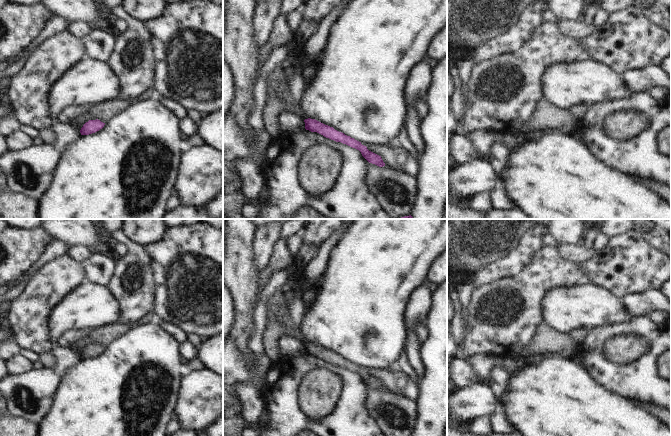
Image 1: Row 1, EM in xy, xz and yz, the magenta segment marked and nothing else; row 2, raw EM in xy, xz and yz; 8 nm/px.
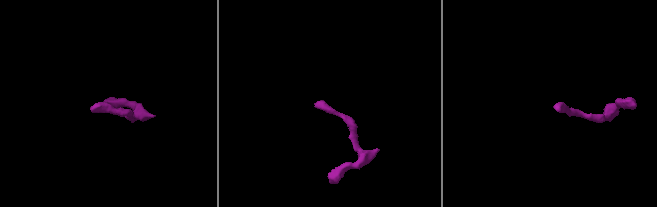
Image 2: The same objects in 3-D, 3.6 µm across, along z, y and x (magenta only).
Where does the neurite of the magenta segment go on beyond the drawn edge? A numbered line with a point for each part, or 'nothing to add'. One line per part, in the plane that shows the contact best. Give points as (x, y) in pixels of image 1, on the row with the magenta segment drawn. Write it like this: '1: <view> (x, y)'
nothing to add

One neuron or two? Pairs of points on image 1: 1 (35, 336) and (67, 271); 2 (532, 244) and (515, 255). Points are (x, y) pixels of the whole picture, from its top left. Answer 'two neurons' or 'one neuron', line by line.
1: one neuron
2: one neuron

